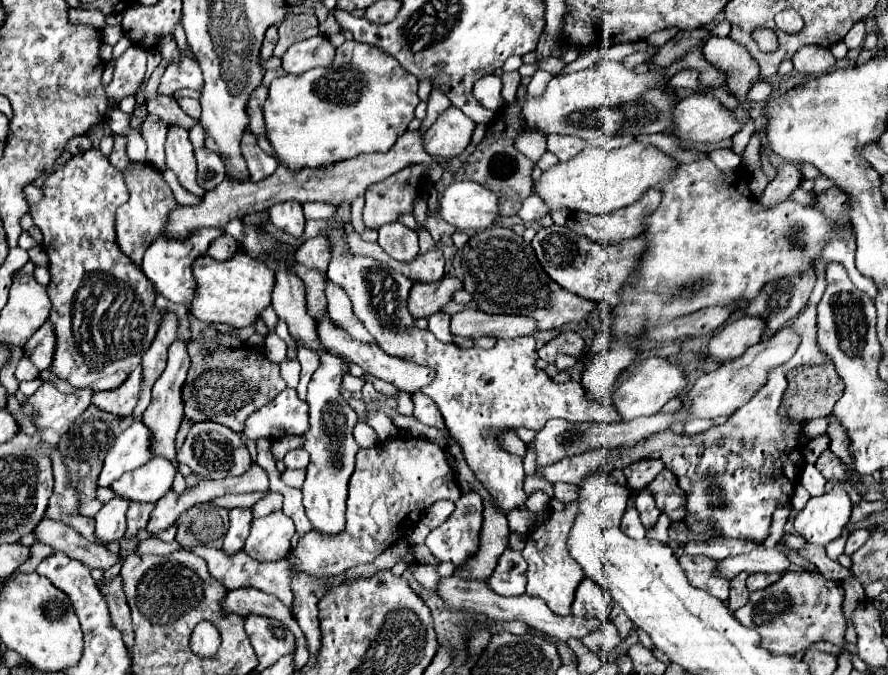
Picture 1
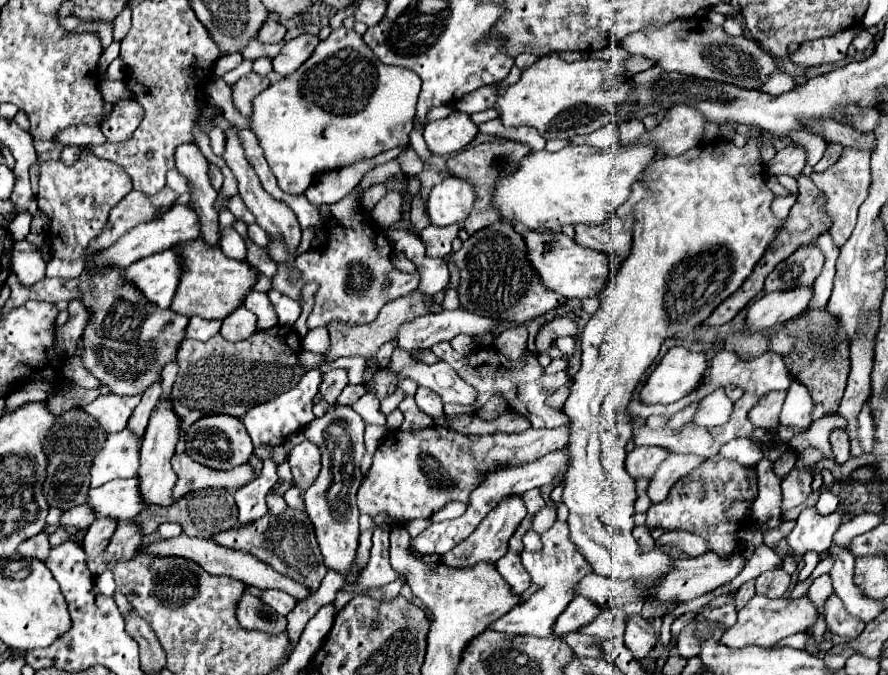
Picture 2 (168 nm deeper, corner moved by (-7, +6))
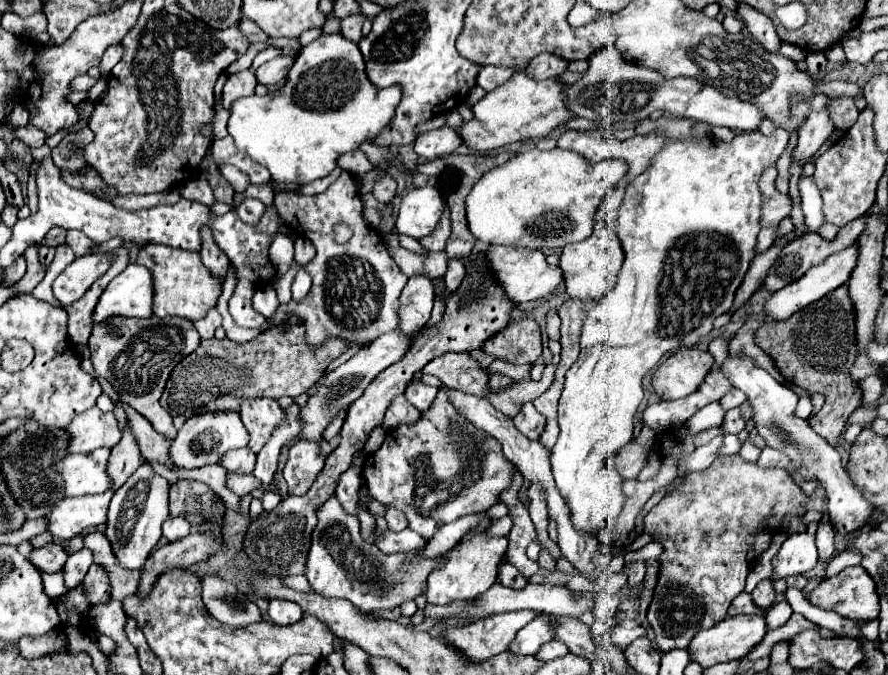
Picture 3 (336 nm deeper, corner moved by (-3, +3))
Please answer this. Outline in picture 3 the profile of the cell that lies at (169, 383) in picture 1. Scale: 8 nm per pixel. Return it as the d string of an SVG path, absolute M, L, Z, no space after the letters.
M144 461L126 483L114 493L108 509L106 537L112 541L118 561L124 569L140 569L146 557L154 551L156 543L162 537L162 523L168 519L168 491L170 483L162 475L154 473L148 461Z

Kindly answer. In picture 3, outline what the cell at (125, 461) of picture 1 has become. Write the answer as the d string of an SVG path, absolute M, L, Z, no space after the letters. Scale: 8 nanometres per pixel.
M100 447L90 453L68 455L62 463L56 465L56 471L64 477L64 495L88 495L104 493L112 487L112 477L108 475L108 457L110 449Z

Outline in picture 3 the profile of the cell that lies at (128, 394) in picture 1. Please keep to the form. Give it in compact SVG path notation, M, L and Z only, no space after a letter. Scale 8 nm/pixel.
M90 407L76 415L68 425L68 433L72 435L70 453L90 453L98 447L114 447L122 437L116 415L112 411L104 413L98 407Z

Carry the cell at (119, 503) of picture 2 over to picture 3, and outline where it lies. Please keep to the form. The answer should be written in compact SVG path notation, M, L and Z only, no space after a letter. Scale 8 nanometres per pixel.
M104 491L98 495L84 495L84 497L66 497L58 505L54 505L52 513L48 515L50 527L48 531L54 537L70 539L80 535L88 527L96 527L106 523L108 519L108 503L114 491Z

